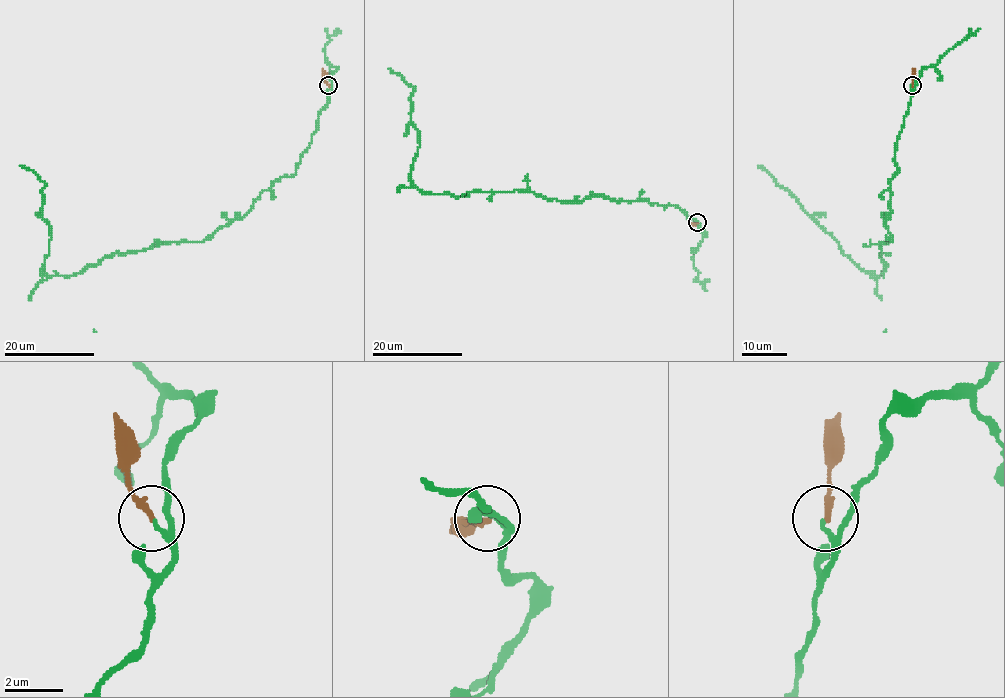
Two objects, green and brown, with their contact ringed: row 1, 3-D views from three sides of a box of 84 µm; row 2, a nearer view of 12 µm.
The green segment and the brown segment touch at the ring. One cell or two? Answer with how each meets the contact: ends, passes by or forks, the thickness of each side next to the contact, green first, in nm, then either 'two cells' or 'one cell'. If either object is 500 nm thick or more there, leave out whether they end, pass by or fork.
green passes by | brown ends | 100/240 nm | one cell

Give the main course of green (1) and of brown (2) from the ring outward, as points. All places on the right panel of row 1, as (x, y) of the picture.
1: (912, 86), (888, 180), (883, 276), (860, 269), (757, 165)
2: (912, 85), (914, 69)

